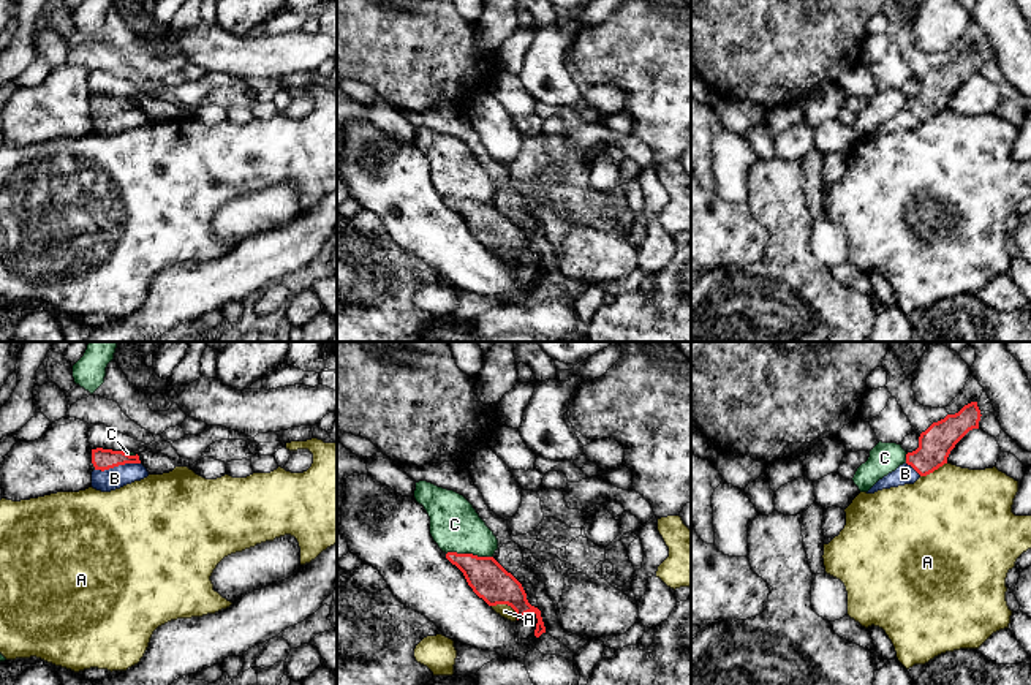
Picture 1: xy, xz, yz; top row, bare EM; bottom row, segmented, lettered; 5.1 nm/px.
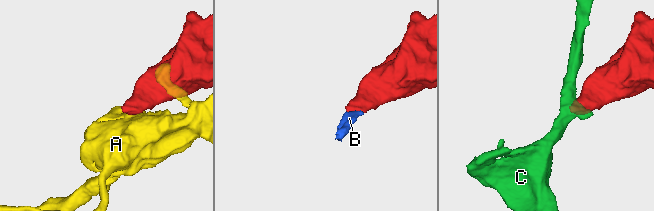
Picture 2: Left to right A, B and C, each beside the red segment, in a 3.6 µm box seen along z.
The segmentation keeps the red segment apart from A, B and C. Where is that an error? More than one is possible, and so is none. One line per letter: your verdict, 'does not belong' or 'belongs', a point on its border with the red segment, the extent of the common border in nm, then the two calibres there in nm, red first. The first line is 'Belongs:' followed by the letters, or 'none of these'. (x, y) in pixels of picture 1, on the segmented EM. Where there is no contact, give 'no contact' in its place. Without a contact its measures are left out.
Belongs: B
A: does not belong; meets red in xz at (508, 605); contact 150 nm long; 190 nm thick on the red side, 70 nm on the other
B: belongs; meets red in xy at (117, 465); contact 240 nm long; 110 nm thick on the red side, 110 nm on the other
C: does not belong; meets red in xz at (470, 554); contact 240 nm long; 190 nm thick on the red side, 260 nm on the other

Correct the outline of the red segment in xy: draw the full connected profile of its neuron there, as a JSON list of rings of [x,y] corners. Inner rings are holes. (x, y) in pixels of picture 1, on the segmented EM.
[[[96,448],[92,449],[92,464],[95,467],[92,487],[101,492],[111,492],[149,476],[138,454]]]

